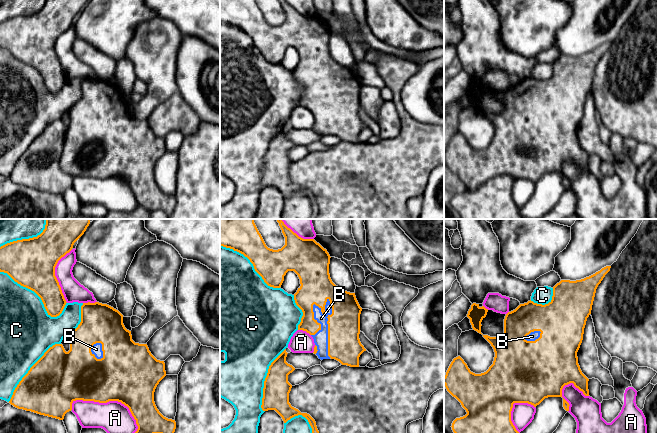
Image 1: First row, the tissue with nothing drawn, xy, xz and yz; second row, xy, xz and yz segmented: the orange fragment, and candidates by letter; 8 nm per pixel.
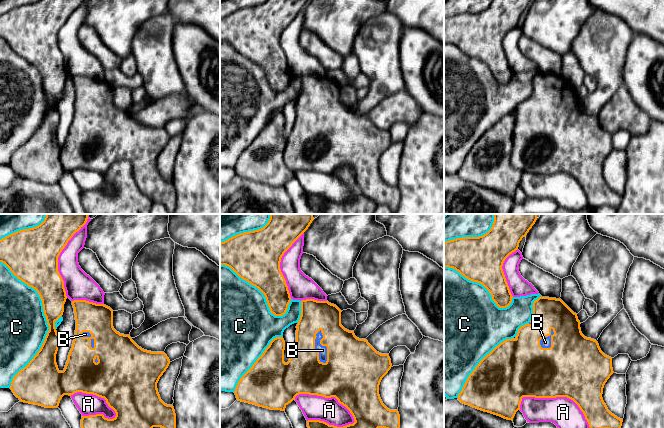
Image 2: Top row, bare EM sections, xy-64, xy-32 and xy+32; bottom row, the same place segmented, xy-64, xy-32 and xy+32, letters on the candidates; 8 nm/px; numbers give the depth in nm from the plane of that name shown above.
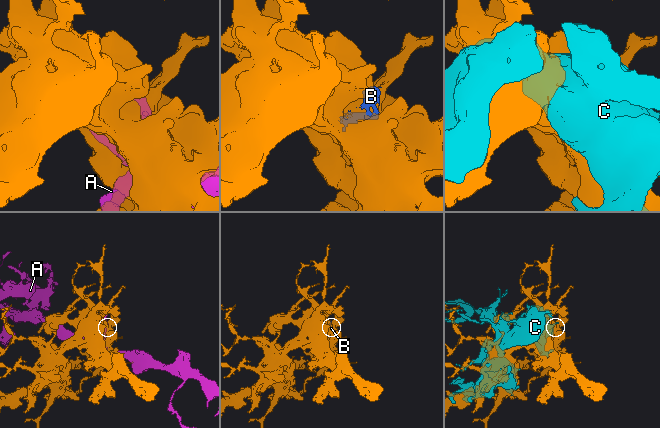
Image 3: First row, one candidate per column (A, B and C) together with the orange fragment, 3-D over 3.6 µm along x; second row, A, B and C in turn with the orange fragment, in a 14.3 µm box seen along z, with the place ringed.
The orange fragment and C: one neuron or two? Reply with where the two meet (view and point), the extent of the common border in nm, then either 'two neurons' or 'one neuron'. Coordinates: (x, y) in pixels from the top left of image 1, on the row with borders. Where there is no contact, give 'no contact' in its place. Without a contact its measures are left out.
contact xy (35, 292); length 600 nm; two neurons

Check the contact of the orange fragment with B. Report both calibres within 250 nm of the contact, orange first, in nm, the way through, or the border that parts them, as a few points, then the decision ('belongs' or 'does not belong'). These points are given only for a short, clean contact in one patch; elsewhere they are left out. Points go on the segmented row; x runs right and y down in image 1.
calibres 260 and 110 nm; belongs

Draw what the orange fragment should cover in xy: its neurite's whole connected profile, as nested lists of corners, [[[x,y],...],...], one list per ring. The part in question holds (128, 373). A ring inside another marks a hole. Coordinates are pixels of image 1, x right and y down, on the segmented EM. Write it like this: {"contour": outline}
{"contour": [[[88,302],[81,306],[80,324],[70,333],[70,350],[66,352],[62,344],[50,347],[19,382],[9,403],[18,409],[63,420],[76,400],[99,403],[118,401],[129,408],[136,420],[138,429],[135,433],[174,433],[175,420],[164,417],[154,402],[155,389],[165,376],[164,361],[157,360],[147,344],[132,340],[131,331],[125,328],[123,315],[118,310],[107,304]]]}

